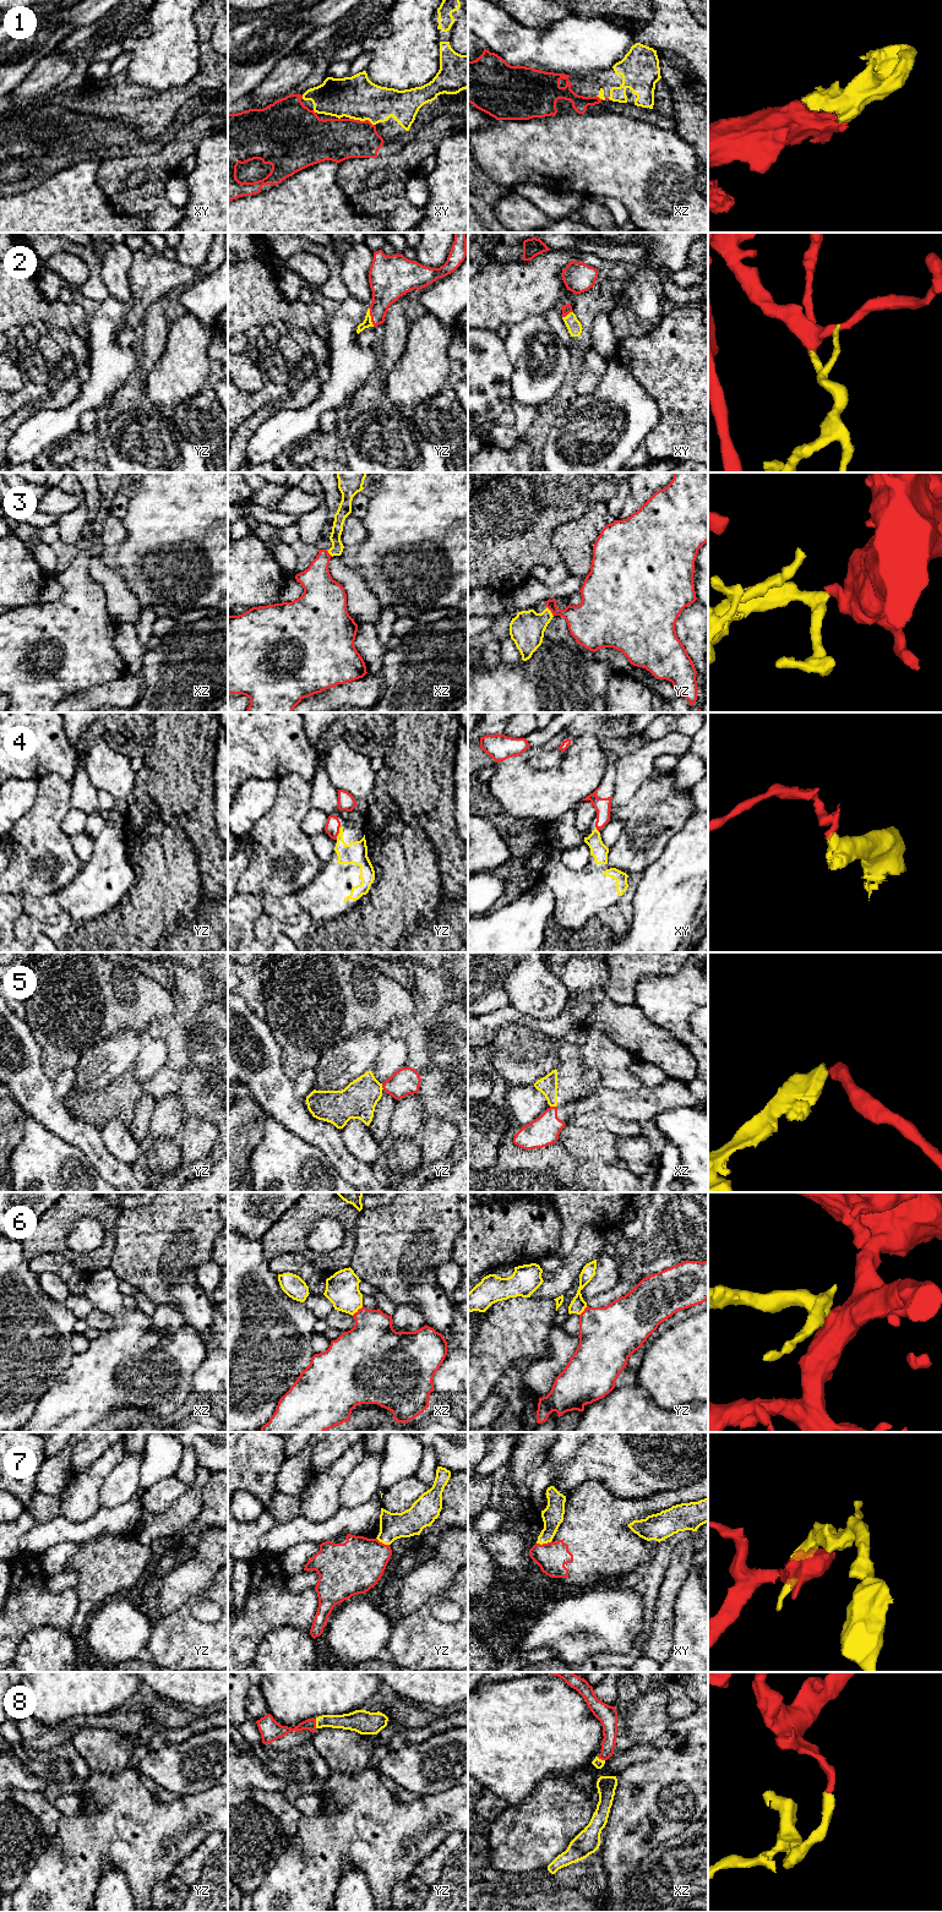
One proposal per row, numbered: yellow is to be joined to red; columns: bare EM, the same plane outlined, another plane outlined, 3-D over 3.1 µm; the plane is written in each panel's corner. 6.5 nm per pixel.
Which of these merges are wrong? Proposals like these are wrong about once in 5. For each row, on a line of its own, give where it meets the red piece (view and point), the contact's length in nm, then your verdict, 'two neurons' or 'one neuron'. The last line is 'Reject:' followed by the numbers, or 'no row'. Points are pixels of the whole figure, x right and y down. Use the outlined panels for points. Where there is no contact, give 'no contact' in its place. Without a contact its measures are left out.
1: xy (361, 121) | 180 nm | one neuron
2: yz (371, 317) | 130 nm | one neuron
3: yz (550, 610) | 80 nm | one neuron
4: yz (338, 832) | 90 nm | two neurons
5: yz (382, 1086) | 40 nm | two neurons
6: xz (358, 1310) | 100 nm | one neuron
7: xy (543, 1544) | 100 nm | two neurons
8: yz (315, 1724) | 60 nm | one neuron
Reject: 4, 5, 7

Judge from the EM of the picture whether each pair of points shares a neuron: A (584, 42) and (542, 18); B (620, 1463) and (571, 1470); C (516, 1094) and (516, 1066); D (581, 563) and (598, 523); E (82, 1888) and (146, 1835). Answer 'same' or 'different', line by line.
A: different
B: same
C: different
D: same
E: same

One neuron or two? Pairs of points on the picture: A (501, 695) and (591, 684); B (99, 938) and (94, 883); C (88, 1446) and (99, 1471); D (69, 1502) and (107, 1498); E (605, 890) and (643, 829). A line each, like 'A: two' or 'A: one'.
A: one
B: two
C: two
D: two
E: two

